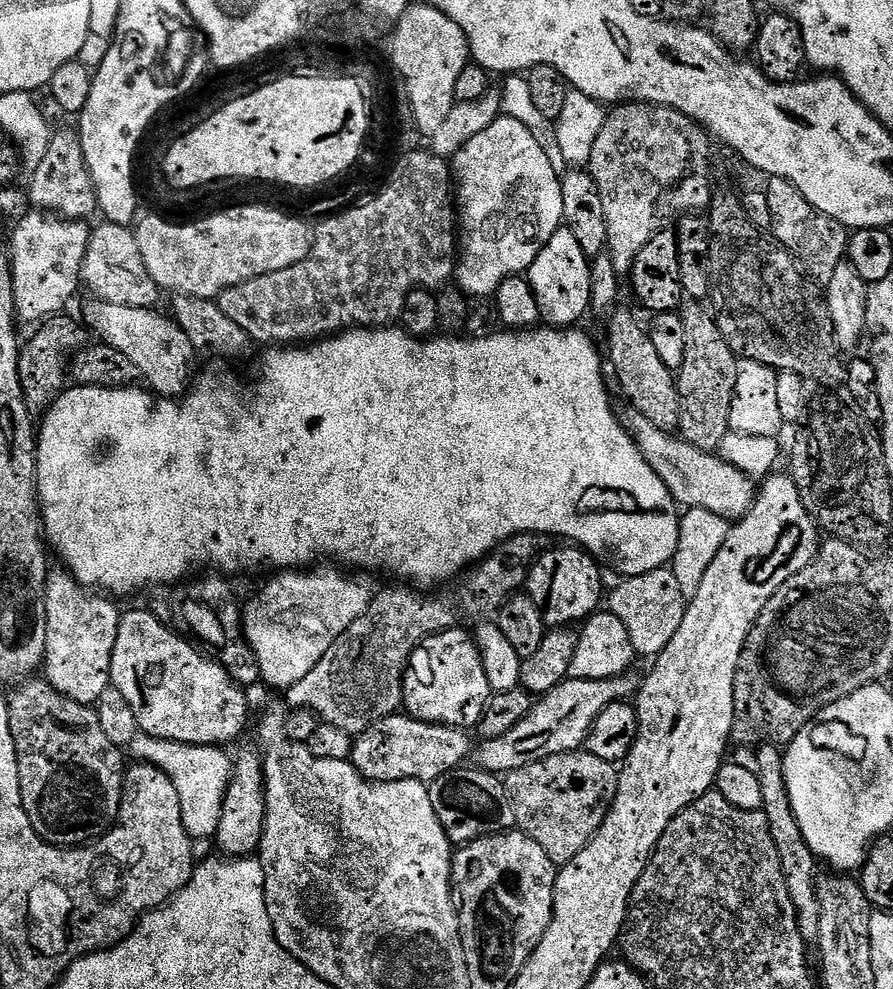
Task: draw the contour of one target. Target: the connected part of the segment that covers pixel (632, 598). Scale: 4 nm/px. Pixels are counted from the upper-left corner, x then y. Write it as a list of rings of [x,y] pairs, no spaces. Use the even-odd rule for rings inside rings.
[[[668,566],[627,577],[621,582],[609,596],[607,593],[609,611],[626,626],[633,651],[639,657],[642,655],[655,658],[666,648],[687,611],[686,596],[682,594],[683,585],[676,580],[675,574]]]

